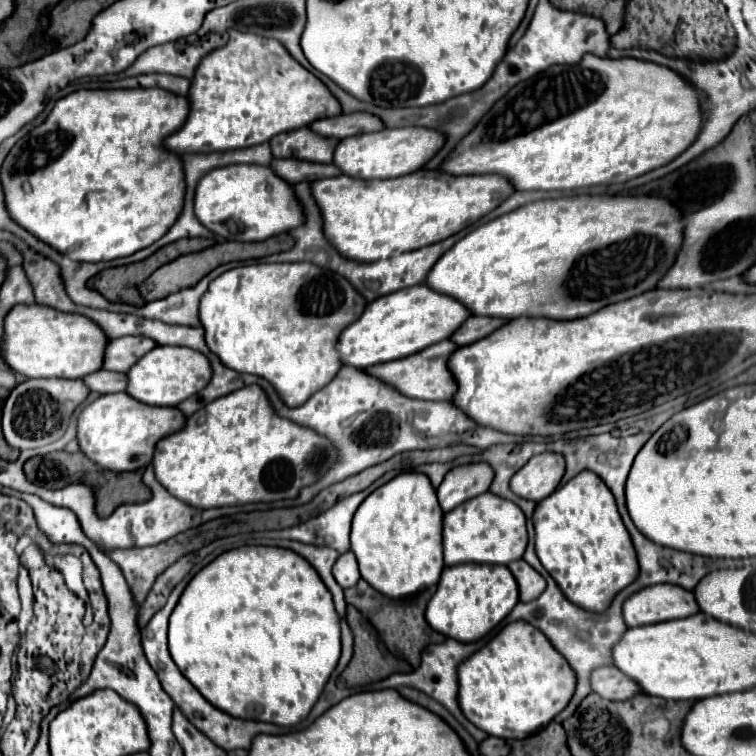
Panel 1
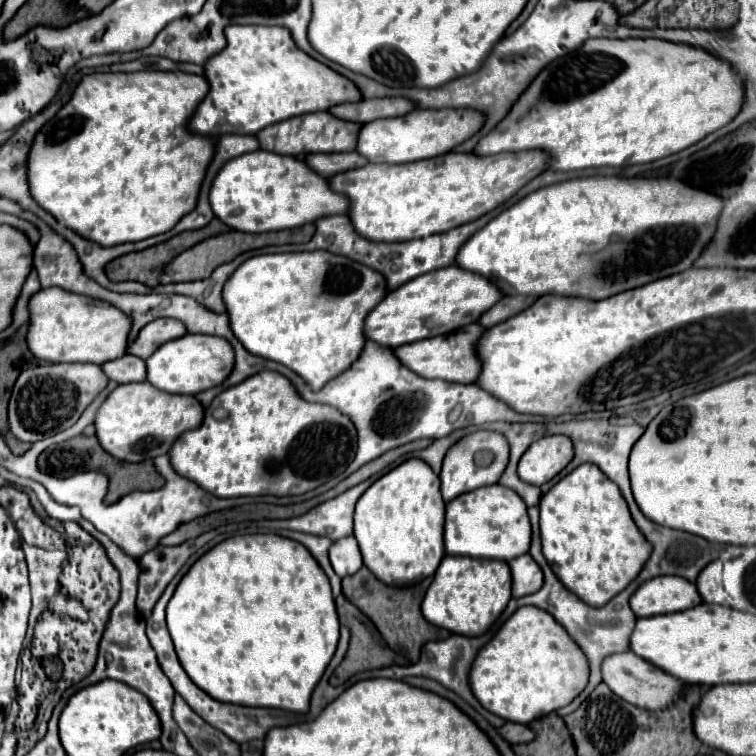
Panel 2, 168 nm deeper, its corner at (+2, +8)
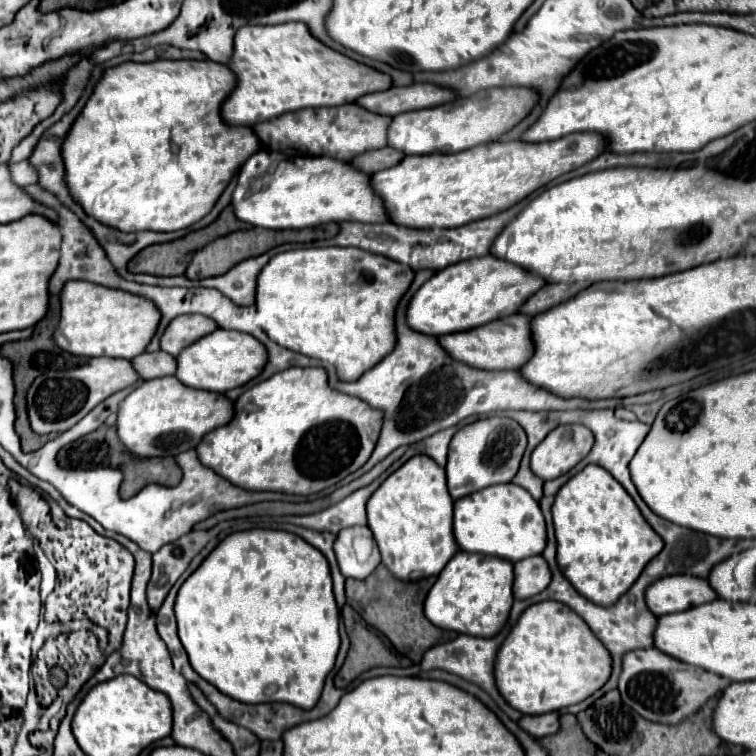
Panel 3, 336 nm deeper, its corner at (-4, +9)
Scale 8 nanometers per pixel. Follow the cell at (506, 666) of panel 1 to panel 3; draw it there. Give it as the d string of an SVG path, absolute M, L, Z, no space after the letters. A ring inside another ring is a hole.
M538 602L526 608L498 650L496 686L506 702L522 714L546 714L568 708L600 690L610 674L612 660L590 626L562 602Z

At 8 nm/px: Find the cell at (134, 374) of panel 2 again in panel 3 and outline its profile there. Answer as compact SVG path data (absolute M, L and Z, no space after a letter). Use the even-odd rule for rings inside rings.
M144 352L142 356L136 356L132 364L136 372L142 376L142 380L174 374L176 368L174 356L170 356L168 352Z

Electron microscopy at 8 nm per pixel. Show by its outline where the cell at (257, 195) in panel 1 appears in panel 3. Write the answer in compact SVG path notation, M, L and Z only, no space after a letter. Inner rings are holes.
M260 150L254 156L250 156L250 160L242 166L240 174L238 174L238 184L232 196L232 206L236 216L242 222L248 222L252 226L262 226L262 228L270 228L270 230L286 230L286 228L310 228L310 226L320 226L320 224L328 224L328 222L346 222L346 220L354 220L354 222L374 222L374 224L384 224L390 222L386 220L386 212L382 212L382 200L378 200L378 196L374 196L374 192L370 192L370 174L360 174L350 162L340 162L334 158L310 158L310 156L296 156L296 158L288 158L284 154L278 152L270 152L270 150Z

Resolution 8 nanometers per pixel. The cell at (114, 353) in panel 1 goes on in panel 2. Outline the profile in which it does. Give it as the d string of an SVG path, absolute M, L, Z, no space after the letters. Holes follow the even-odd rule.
M156 319L152 323L148 323L144 329L140 329L140 335L132 343L128 343L126 353L136 355L140 359L146 359L156 351L156 347L160 347L166 341L178 339L184 333L186 333L186 329L180 321L176 321L176 319Z

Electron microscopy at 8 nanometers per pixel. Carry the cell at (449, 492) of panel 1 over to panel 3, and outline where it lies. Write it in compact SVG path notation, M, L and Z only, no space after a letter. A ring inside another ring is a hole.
M504 416L482 418L482 420L476 420L460 428L448 446L446 478L448 478L450 496L458 500L486 486L500 484L500 482L512 482L512 478L518 472L520 460L524 456L526 444L528 440L526 440L524 428L516 420L504 418Z

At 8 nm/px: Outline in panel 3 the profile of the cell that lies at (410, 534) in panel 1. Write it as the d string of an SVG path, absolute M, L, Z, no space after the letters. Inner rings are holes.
M416 454L396 472L392 472L380 488L368 500L368 526L382 554L382 564L400 580L408 580L412 572L422 572L424 576L438 576L448 560L458 552L458 544L452 534L452 504L454 500L446 488L446 474L430 456Z

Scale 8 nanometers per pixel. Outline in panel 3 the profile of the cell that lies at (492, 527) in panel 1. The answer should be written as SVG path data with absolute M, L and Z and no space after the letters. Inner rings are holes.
M494 484L454 502L454 536L460 550L498 556L510 562L542 554L546 522L538 502L518 484Z

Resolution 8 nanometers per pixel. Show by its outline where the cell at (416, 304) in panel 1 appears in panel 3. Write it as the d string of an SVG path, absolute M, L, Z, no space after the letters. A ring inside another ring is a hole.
M494 256L470 258L446 266L414 294L408 306L408 324L418 332L436 336L476 328L478 324L516 314L542 284L546 284L546 280L538 280L534 272L514 268L514 264L502 264L502 260L494 260Z

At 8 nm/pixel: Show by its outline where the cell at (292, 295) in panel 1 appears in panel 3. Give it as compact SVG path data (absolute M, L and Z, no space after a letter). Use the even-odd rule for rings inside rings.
M330 246L330 248L300 248L300 250L288 250L282 252L278 256L274 256L268 266L260 272L258 276L258 288L256 288L256 308L258 314L262 318L262 328L268 332L268 336L278 342L284 348L290 348L294 352L312 356L312 358L320 358L324 362L330 362L336 366L338 376L342 380L358 380L358 376L362 376L362 372L370 370L374 364L378 364L378 360L382 360L382 356L390 354L390 348L394 348L394 340L396 340L396 306L400 302L400 298L406 294L406 290L410 288L414 280L414 270L406 268L406 264L398 264L396 260L390 260L386 256L378 256L378 254L370 254L366 250L360 248L340 248L340 246Z

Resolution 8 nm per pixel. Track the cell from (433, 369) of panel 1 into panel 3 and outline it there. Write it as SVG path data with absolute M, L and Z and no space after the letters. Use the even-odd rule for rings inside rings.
M506 316L484 326L454 332L450 336L440 336L442 348L456 360L462 360L474 368L482 370L514 370L520 368L526 360L530 360L530 320L532 316Z

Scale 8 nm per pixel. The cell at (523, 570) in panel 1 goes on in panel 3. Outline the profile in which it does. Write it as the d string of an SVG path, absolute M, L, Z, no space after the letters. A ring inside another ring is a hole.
M530 556L514 564L514 598L524 600L540 594L550 584L550 568L542 556Z

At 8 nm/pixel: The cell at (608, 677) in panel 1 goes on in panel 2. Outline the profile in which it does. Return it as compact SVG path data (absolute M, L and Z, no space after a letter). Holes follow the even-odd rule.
M632 651L608 655L602 661L602 681L624 701L644 707L644 709L650 709L650 711L668 707L674 701L674 697L678 695L678 691L682 689L682 681L668 677L664 671L660 671L654 665L650 665L648 661L636 657Z

